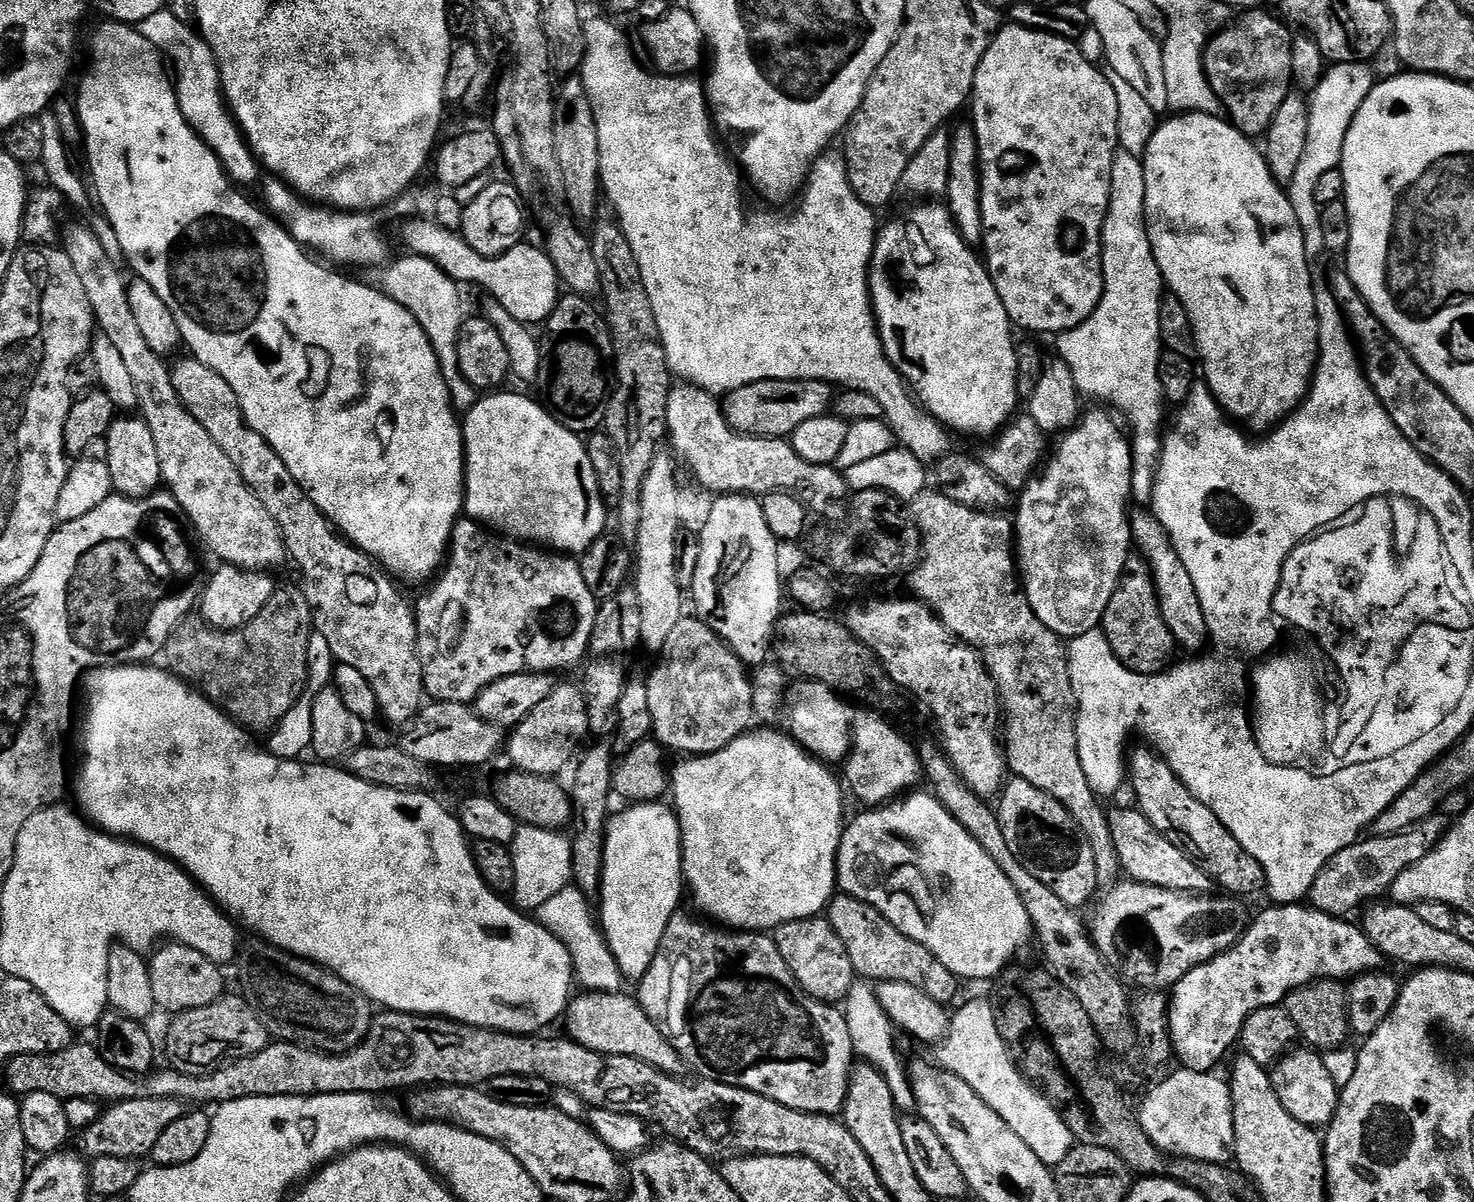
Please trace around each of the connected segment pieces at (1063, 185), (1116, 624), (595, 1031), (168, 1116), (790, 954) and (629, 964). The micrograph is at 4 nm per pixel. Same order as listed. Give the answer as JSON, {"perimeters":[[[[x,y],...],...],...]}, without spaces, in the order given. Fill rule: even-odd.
{"perimeters":[[[[1009,23],[995,33],[992,44],[986,54],[978,62],[978,70],[974,74],[974,86],[970,97],[972,108],[972,121],[970,127],[976,136],[976,154],[980,174],[980,212],[981,230],[983,232],[982,259],[987,267],[990,278],[994,282],[994,290],[998,290],[998,298],[1002,298],[1002,306],[1006,306],[1006,314],[1017,329],[1025,328],[1028,332],[1052,332],[1059,334],[1074,330],[1098,306],[1104,289],[1104,271],[1100,261],[1100,239],[1104,229],[1106,210],[1110,202],[1110,170],[1114,162],[1114,154],[1120,146],[1118,138],[1118,98],[1114,98],[1114,86],[1110,86],[1107,75],[1099,72],[1082,53],[1075,47],[1073,41],[1046,34],[1045,32],[1032,32],[1017,24]],[[1066,226],[1075,228],[1078,234],[1077,248],[1074,250],[1064,248],[1061,240]]],[[[1129,558],[1124,574],[1116,584],[1114,594],[1104,611],[1102,635],[1107,651],[1117,656],[1119,663],[1131,672],[1154,676],[1165,671],[1173,659],[1174,641],[1160,613],[1150,579],[1150,569],[1143,559]]],[[[588,992],[577,995],[566,1009],[568,1020],[567,1035],[581,1044],[583,1048],[594,1050],[598,1054],[613,1056],[622,1054],[626,1058],[638,1058],[642,1062],[650,1062],[658,1070],[674,1077],[685,1071],[683,1058],[670,1046],[668,1039],[650,1022],[650,1018],[640,1005],[640,1001],[631,995],[624,996],[619,992]]],[[[143,1095],[138,1100],[122,1100],[105,1107],[100,1116],[82,1132],[83,1155],[88,1158],[126,1158],[139,1161],[154,1150],[154,1142],[186,1111],[185,1105],[174,1098],[158,1098]]],[[[818,915],[786,922],[774,929],[774,939],[782,962],[790,966],[790,974],[794,974],[798,986],[802,986],[806,994],[833,1006],[848,997],[852,981],[857,979],[856,971],[850,962],[850,954],[846,954],[846,946],[842,946],[842,938],[834,934],[827,918]]],[[[653,802],[650,804],[633,804],[625,807],[625,812],[620,812],[607,821],[607,827],[604,829],[604,853],[602,854],[601,886],[598,897],[600,912],[598,908],[598,923],[600,931],[604,933],[604,941],[608,943],[608,948],[614,954],[618,962],[618,970],[625,981],[639,982],[650,970],[650,962],[654,962],[654,954],[658,954],[658,946],[662,942],[662,934],[666,934],[666,926],[671,922],[672,917],[681,911],[680,899],[686,896],[686,881],[684,878],[684,851],[682,850],[682,838],[680,837],[680,820],[675,811],[668,808],[664,802]]]]}

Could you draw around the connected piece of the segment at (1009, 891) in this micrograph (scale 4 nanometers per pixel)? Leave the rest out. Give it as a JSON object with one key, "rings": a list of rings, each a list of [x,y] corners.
{"rings":[[[920,791],[864,810],[845,825],[834,865],[837,887],[841,893],[874,906],[894,927],[926,946],[957,979],[995,979],[1015,961],[1018,952],[1031,945],[1034,933],[1029,914],[1013,883],[981,844],[935,796]]]}

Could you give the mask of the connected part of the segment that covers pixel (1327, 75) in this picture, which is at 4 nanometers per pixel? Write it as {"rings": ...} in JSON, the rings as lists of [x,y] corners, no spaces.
{"rings":[[[1367,63],[1332,64],[1323,73],[1315,89],[1310,92],[1308,100],[1308,137],[1306,152],[1302,154],[1302,162],[1298,162],[1298,170],[1294,170],[1292,181],[1286,186],[1288,201],[1294,206],[1294,214],[1298,214],[1298,222],[1302,226],[1306,254],[1310,258],[1325,255],[1322,242],[1322,226],[1320,225],[1320,208],[1314,202],[1316,183],[1322,179],[1326,170],[1339,168],[1342,150],[1346,142],[1346,134],[1366,98],[1370,94],[1374,77]]]}

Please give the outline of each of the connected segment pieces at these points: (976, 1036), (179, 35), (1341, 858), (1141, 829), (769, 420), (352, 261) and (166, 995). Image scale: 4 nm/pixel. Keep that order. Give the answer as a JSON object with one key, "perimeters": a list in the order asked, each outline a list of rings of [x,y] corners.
{"perimeters":[[[[991,999],[972,1000],[969,1004],[962,1005],[956,1013],[953,1011],[948,1031],[939,1041],[936,1050],[937,1058],[935,1059],[939,1067],[943,1071],[952,1072],[958,1078],[962,1078],[962,1082],[966,1082],[966,1086],[970,1086],[974,1094],[978,1094],[978,1098],[982,1098],[982,1102],[986,1102],[986,1106],[990,1106],[990,1110],[994,1110],[994,1114],[998,1114],[998,1118],[1002,1118],[1002,1122],[1006,1122],[1006,1126],[1010,1126],[1010,1130],[1014,1130],[1014,1134],[1018,1134],[1018,1138],[1022,1138],[1022,1142],[1026,1142],[1026,1146],[1030,1146],[1034,1154],[1038,1154],[1042,1163],[1055,1166],[1064,1161],[1066,1154],[1074,1147],[1070,1130],[1057,1105],[1053,1104],[1043,1091],[1037,1090],[1029,1083],[1024,1073],[1016,1067],[1015,1060],[1009,1056],[1008,1048],[1005,1047],[996,1029]]],[[[161,9],[152,14],[138,26],[139,37],[149,47],[156,50],[163,58],[173,78],[173,88],[178,98],[179,109],[183,117],[197,136],[215,156],[219,158],[221,168],[230,180],[240,186],[254,183],[260,172],[261,165],[253,155],[251,148],[243,137],[239,125],[233,120],[223,98],[220,86],[219,68],[208,51],[203,39],[187,21],[174,17],[168,9]]],[[[1433,814],[1427,820],[1420,821],[1414,827],[1408,828],[1404,832],[1399,832],[1396,836],[1377,836],[1369,835],[1370,838],[1361,838],[1355,844],[1351,844],[1346,850],[1342,850],[1338,854],[1334,854],[1326,862],[1326,866],[1314,878],[1312,889],[1308,891],[1306,900],[1311,907],[1316,908],[1319,912],[1325,912],[1330,916],[1347,917],[1354,908],[1359,904],[1375,901],[1377,898],[1391,889],[1392,884],[1398,878],[1398,874],[1402,874],[1410,866],[1418,863],[1427,853],[1434,847],[1440,837],[1446,831],[1446,823],[1440,817],[1440,814]]],[[[1135,807],[1111,809],[1107,815],[1108,830],[1112,835],[1120,871],[1129,881],[1181,894],[1208,894],[1213,891],[1212,879],[1197,866],[1193,857],[1188,852],[1178,850],[1178,846],[1170,846],[1170,842],[1166,842],[1166,838],[1162,838]]],[[[763,380],[727,393],[723,397],[724,417],[734,432],[744,436],[788,438],[802,422],[825,415],[834,399],[833,385],[817,380]]],[[[270,176],[267,179],[264,184],[263,207],[301,247],[309,248],[313,253],[318,252],[330,260],[350,266],[374,266],[385,258],[386,246],[376,230],[373,215],[341,212],[340,209],[314,205],[297,195],[279,177]]],[[[164,942],[151,953],[148,960],[150,970],[150,987],[154,993],[157,1009],[179,1014],[198,1010],[202,1006],[210,1006],[225,995],[224,976],[221,965],[210,958],[198,954],[198,950],[190,950],[190,946],[175,942]]]]}

